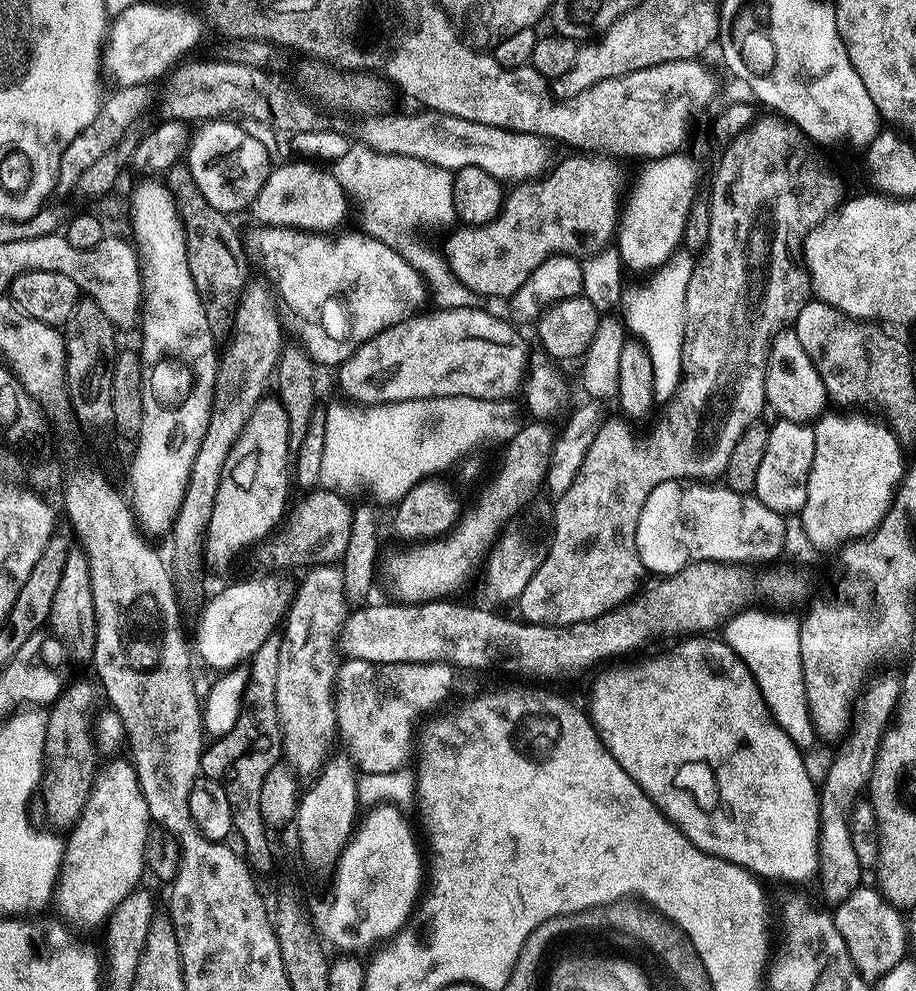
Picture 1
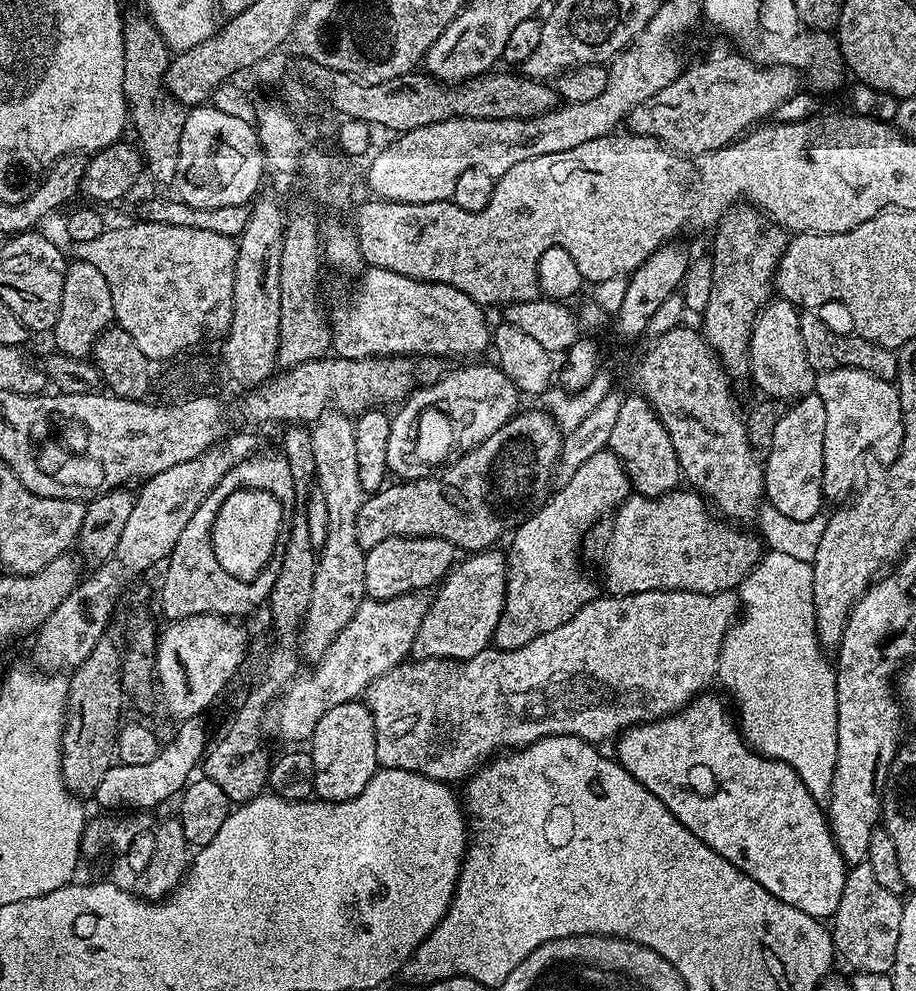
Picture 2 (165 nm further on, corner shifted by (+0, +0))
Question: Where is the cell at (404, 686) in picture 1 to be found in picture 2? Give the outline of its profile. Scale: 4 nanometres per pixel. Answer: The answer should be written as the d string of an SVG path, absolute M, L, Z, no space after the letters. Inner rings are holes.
M668 592L668 604L680 606L676 608L676 620L610 620L610 594L601 595L582 606L569 620L562 622L554 630L546 630L546 634L538 634L534 642L526 642L526 646L505 652L495 646L489 646L483 652L474 654L468 660L456 659L413 659L386 670L376 681L368 687L366 703L370 714L374 718L376 731L376 763L380 768L397 768L421 772L435 780L453 782L463 781L471 777L481 766L493 759L501 750L519 750L527 744L533 744L543 736L577 736L589 742L612 740L619 737L627 728L635 724L649 724L651 720L660 720L663 716L670 716L673 712L680 711L693 699L705 691L708 683L717 679L719 666L720 647L729 628L732 627L741 611L742 605L737 599L737 593L715 592L702 594L701 592Z

